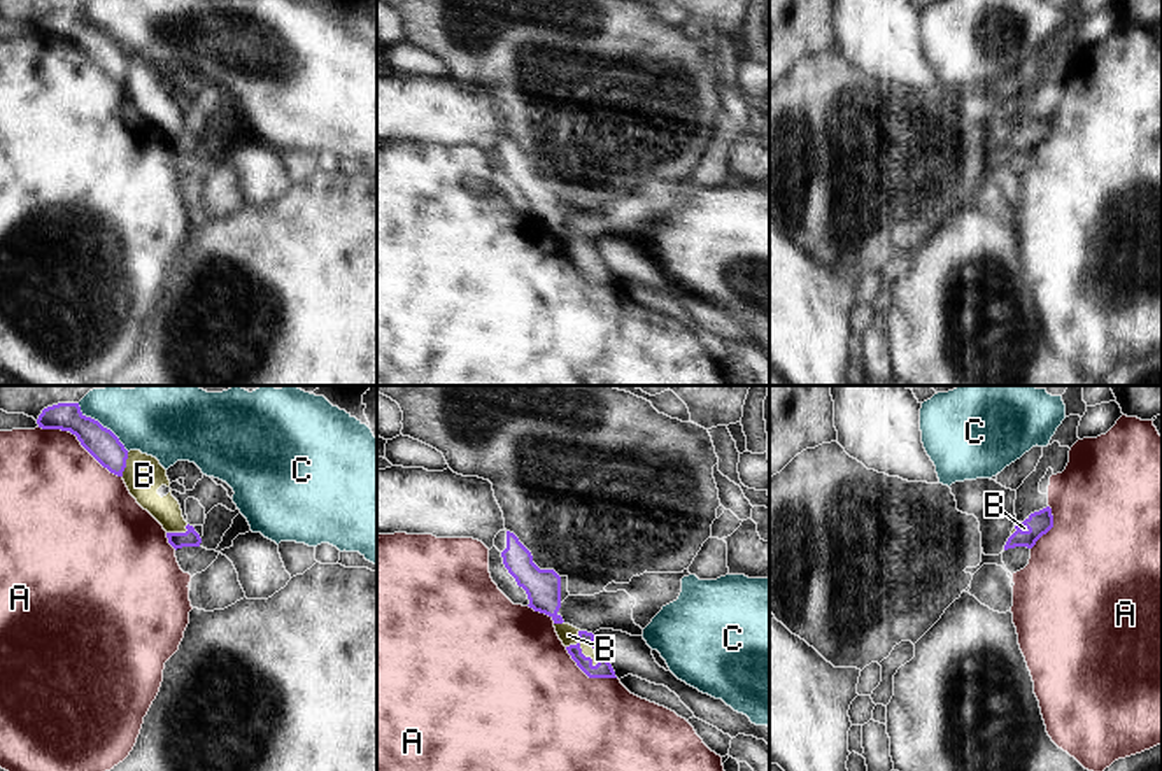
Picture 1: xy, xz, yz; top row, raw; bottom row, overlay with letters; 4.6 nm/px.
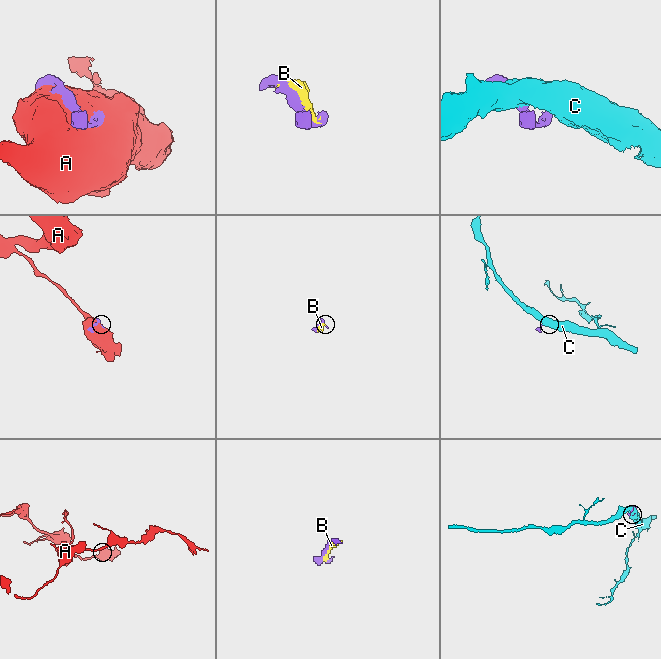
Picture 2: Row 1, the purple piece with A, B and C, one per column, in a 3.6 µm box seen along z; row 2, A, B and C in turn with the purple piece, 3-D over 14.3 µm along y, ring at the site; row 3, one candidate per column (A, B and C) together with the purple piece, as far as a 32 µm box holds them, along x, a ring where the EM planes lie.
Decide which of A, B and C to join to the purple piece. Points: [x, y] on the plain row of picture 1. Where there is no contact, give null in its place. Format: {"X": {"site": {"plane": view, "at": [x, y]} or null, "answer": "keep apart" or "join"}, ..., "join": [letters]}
{"A": {"site": {"plane": "xz", "at": [588, 282]}, "answer": "keep apart"}, "B": {"site": {"plane": "xz", "at": [580, 256]}, "answer": "keep apart"}, "C": {"site": {"plane": "xy", "at": [100, 32]}, "answer": "keep apart"}, "join": []}

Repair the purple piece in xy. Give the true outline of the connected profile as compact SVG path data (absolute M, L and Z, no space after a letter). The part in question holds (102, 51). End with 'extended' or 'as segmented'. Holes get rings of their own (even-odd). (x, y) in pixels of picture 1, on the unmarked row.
M58 11L42 18L37 26L42 37L70 39L81 53L110 81L123 84L128 58L119 46L98 28L86 25L79 11Z; as segmented

